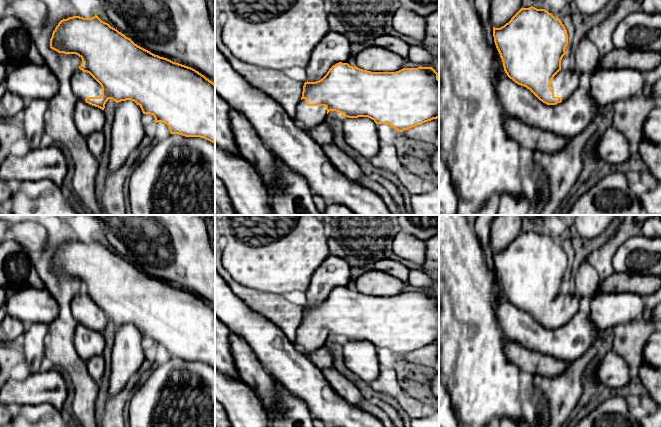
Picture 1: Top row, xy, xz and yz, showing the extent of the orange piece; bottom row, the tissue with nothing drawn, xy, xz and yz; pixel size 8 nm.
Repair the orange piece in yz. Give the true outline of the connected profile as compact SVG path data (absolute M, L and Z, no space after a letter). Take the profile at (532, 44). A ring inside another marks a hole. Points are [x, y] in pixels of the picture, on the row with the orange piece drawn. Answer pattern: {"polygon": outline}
{"polygon": "M522 7L504 26L493 27L493 37L507 76L529 89L543 103L561 103L580 86L579 71L561 69L561 60L567 54L568 34L561 20L547 10Z"}

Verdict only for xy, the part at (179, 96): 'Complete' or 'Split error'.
Split error

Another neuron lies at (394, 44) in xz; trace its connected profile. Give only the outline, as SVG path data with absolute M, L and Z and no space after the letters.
M385 35L385 36L379 36L379 37L373 38L366 42L351 44L351 54L347 63L350 66L355 67L355 59L357 55L365 48L371 47L371 46L378 46L378 47L385 48L391 52L398 54L403 59L408 61L410 46L396 36Z

